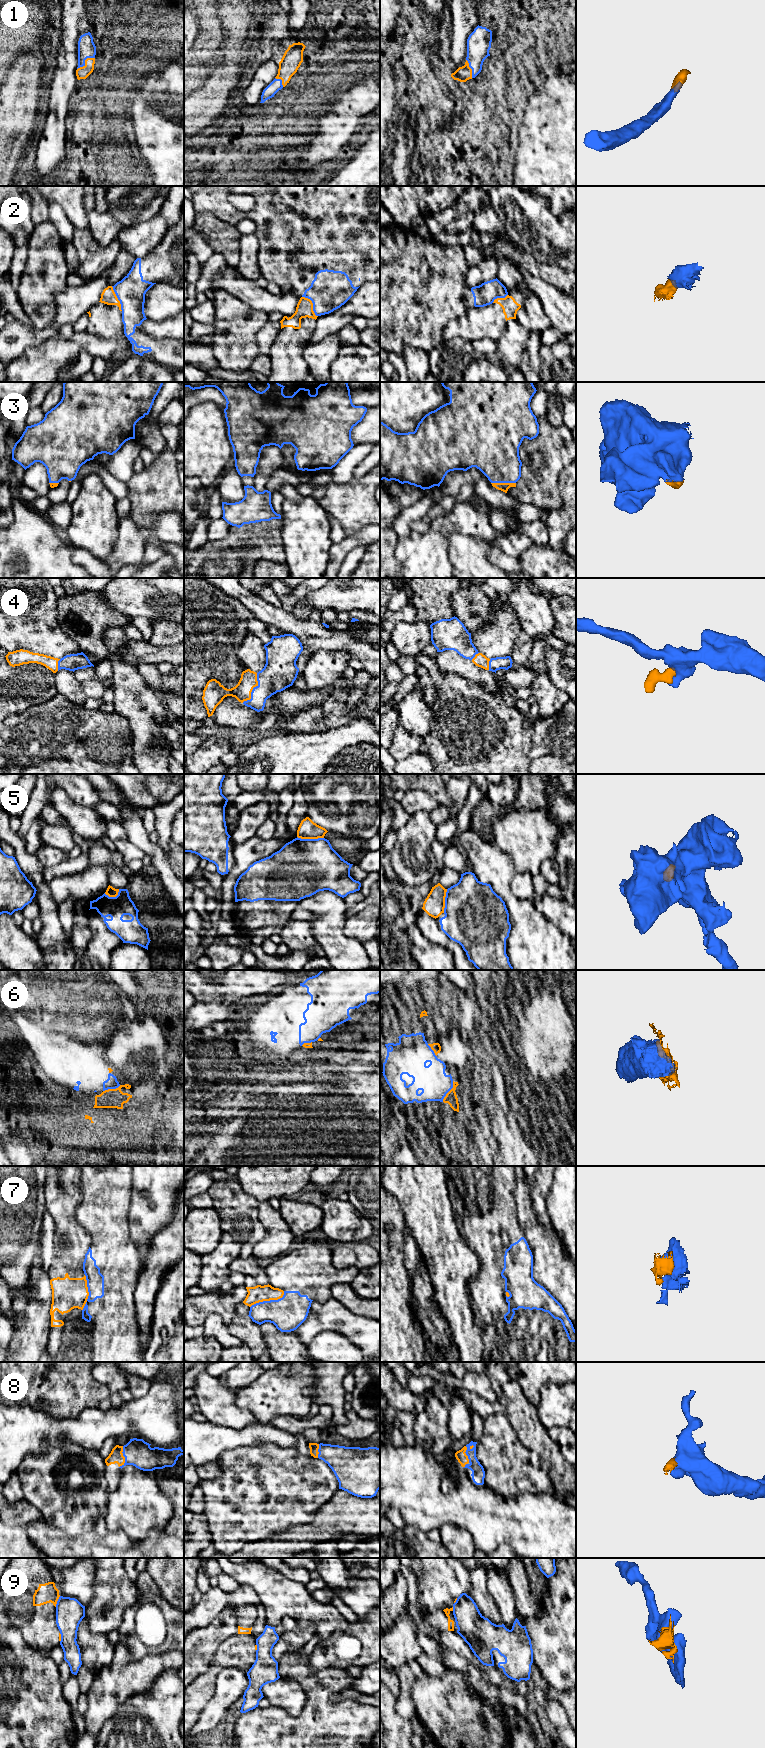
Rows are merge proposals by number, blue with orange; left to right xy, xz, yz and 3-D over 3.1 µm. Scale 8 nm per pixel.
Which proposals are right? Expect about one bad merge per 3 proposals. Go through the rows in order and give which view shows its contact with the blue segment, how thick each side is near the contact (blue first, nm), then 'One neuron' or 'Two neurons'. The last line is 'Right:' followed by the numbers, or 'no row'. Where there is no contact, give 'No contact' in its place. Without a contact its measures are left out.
1: Touches blue in xy. Thickness 140 nm (blue) against 100 nm. One neuron
2: Touches blue in xz. Thickness 320 nm (blue) against 130 nm. Two neurons
3: Touches blue in yz. Thickness 380 nm (blue) against 70 nm. One neuron
4: Touches blue in xz. Thickness 260 nm (blue) against 140 nm. One neuron
5: Touches blue in xz. Thickness 460 nm (blue) against 150 nm. One neuron
6: Touches blue in yz. Thickness 240 nm (blue) against 100 nm. One neuron
7: Touches blue in xz. Thickness 280 nm (blue) against 130 nm. Two neurons
8: Touches blue in xy. Thickness 220 nm (blue) against 110 nm. One neuron
9: Touches blue in xy. Thickness 220 nm (blue) against 160 nm. Two neurons
Right: 1, 3, 4, 5, 6, 8

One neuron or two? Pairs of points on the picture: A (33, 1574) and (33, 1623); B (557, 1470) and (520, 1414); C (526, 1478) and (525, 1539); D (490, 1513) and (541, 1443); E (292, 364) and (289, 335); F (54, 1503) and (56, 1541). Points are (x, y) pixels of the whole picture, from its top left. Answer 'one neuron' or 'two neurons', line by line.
A: one neuron
B: one neuron
C: two neurons
D: two neurons
E: one neuron
F: two neurons

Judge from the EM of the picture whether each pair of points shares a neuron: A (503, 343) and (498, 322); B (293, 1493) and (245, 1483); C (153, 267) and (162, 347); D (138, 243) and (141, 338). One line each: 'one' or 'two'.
A: two
B: one
C: one
D: two

